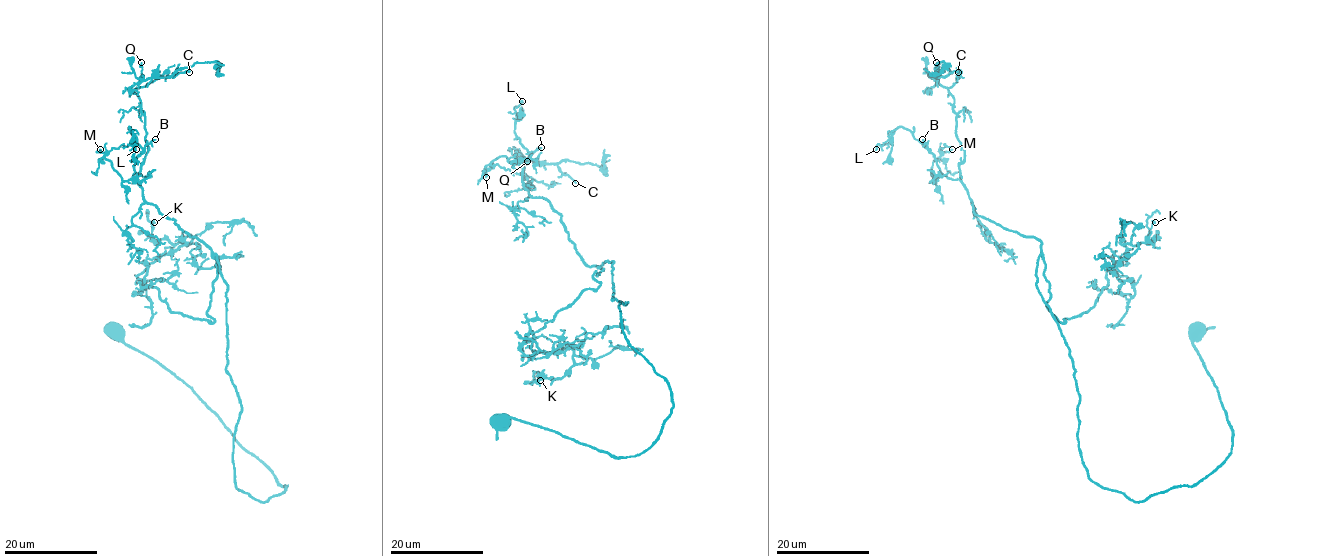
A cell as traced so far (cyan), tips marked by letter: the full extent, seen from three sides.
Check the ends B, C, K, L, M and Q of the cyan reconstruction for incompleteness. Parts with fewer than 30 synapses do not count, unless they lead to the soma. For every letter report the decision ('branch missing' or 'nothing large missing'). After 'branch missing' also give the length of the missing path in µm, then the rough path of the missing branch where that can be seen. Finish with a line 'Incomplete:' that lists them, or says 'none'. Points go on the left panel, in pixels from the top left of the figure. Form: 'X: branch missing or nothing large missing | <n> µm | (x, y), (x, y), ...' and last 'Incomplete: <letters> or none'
B: branch missing | 20 µm | (155, 139), (160, 134), (160, 122), (154, 118), (154, 113), (156, 127), (168, 123), (180, 134)
C: nothing large missing
K: nothing large missing
L: nothing large missing
M: nothing large missing
Q: nothing large missing
Incomplete: B

